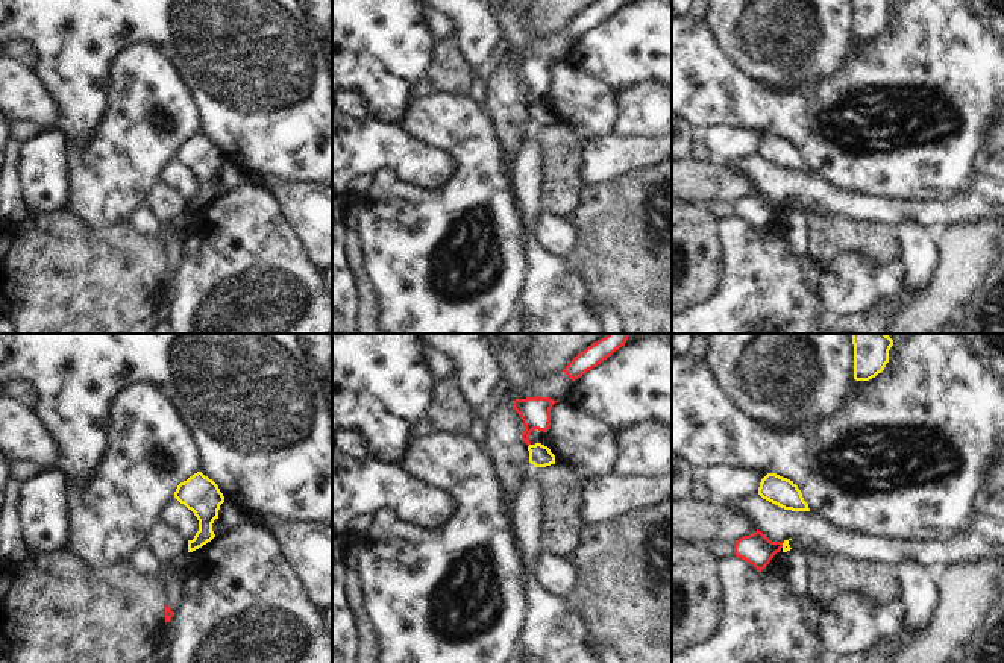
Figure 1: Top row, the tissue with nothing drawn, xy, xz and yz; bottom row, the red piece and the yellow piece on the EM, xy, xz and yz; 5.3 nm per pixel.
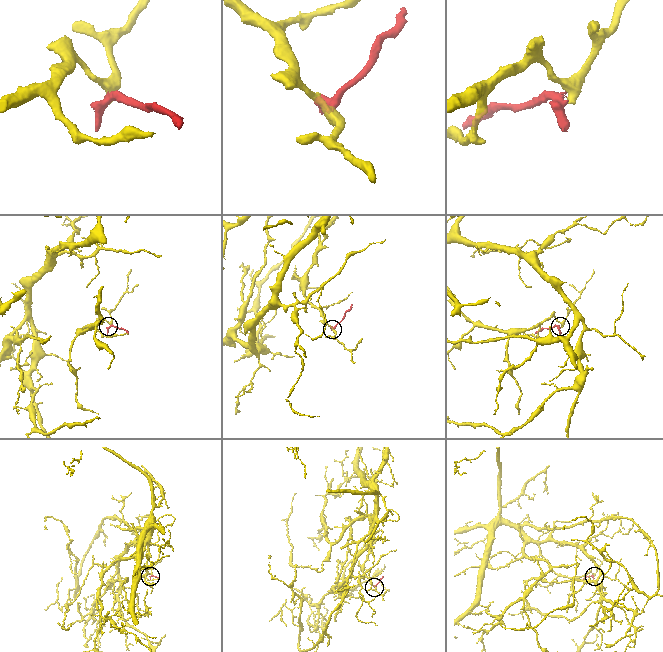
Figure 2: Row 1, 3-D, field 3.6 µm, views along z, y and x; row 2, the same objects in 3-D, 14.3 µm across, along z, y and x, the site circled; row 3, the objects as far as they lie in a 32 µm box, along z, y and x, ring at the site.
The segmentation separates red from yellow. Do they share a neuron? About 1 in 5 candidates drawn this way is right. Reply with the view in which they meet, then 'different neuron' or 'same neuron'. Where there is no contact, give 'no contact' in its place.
contact in yz; different neuron

